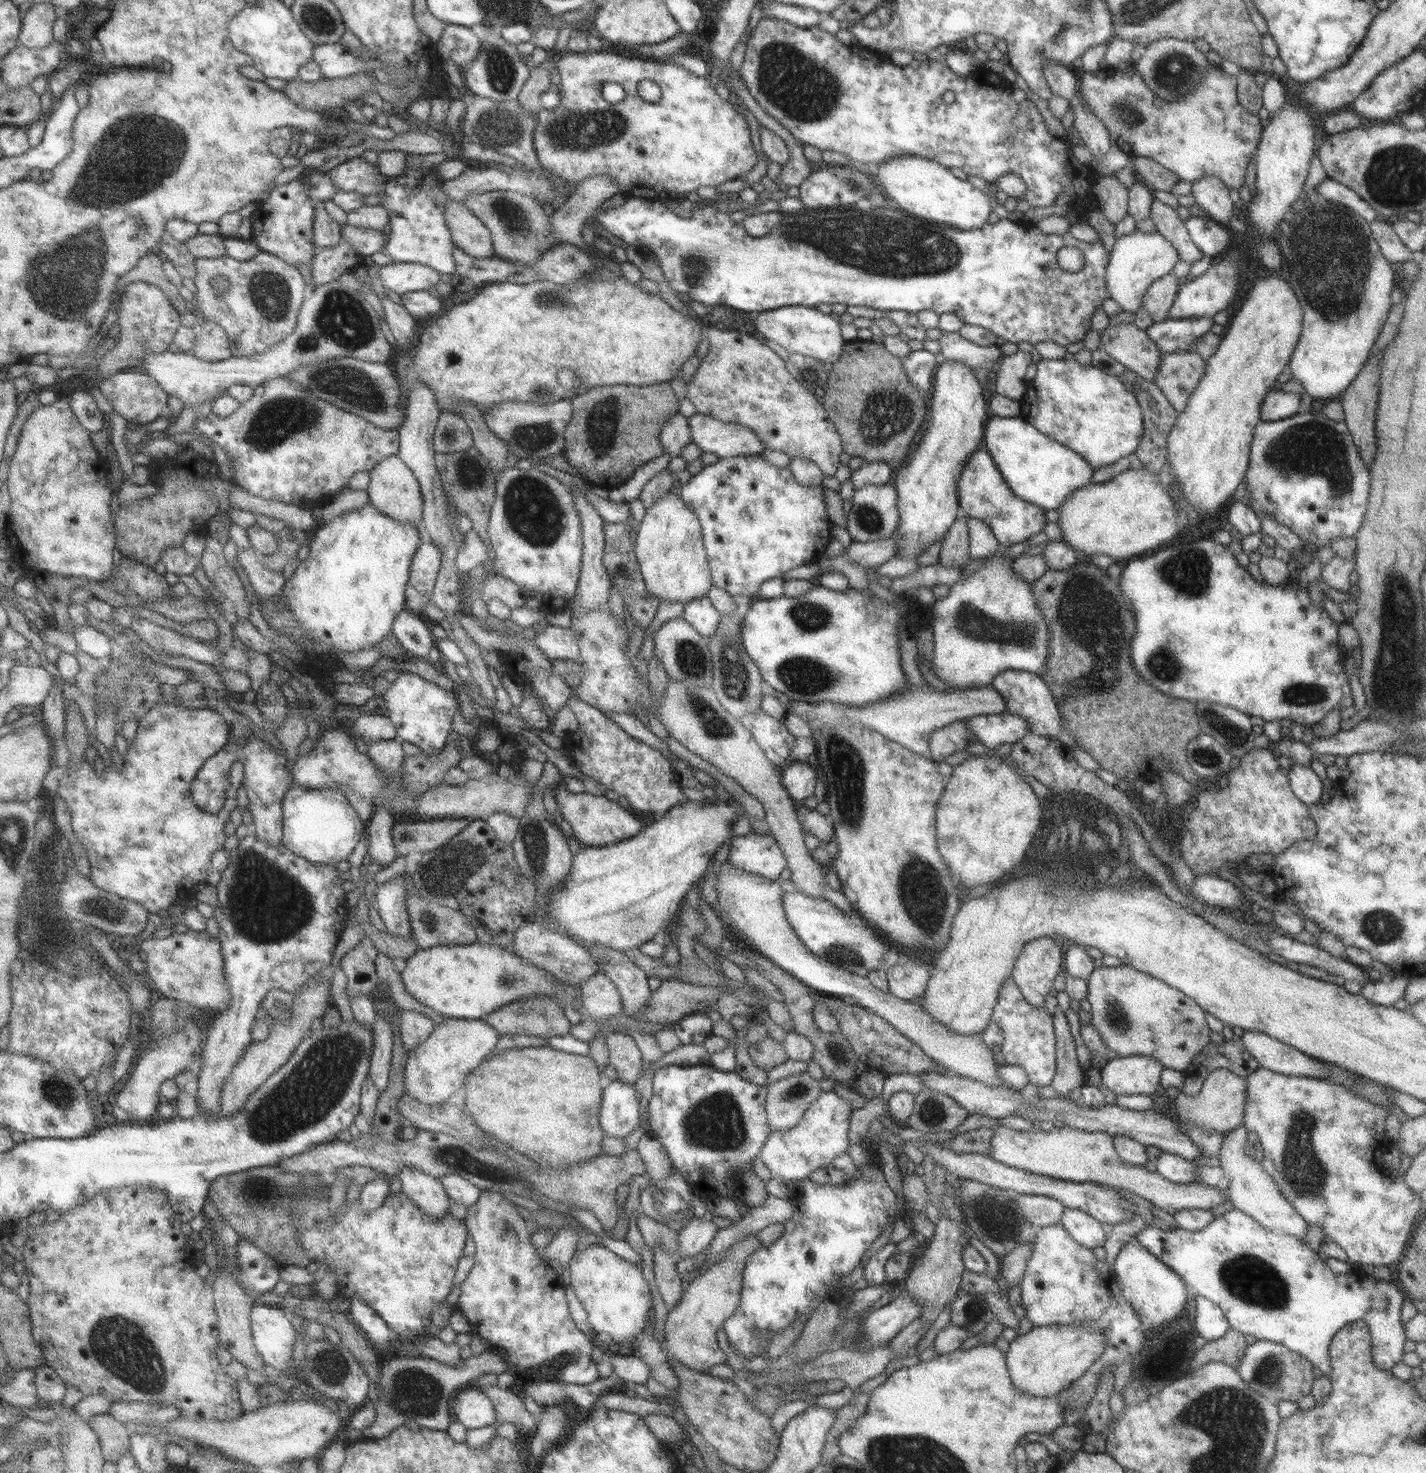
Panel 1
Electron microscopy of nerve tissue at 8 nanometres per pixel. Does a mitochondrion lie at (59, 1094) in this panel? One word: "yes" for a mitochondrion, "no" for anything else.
yes

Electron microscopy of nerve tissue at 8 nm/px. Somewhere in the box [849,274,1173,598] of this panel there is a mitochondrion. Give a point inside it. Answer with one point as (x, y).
(890, 413)

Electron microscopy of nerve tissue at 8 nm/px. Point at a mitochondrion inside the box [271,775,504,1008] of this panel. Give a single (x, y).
(442, 876)

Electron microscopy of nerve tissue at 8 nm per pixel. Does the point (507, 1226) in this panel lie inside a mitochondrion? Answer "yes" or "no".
yes

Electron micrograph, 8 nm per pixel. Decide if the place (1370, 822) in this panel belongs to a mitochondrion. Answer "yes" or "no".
no

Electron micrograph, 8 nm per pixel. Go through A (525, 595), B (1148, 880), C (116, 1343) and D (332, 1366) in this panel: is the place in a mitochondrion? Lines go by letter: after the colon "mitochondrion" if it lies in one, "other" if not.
A: other
B: other
C: mitochondrion
D: mitochondrion

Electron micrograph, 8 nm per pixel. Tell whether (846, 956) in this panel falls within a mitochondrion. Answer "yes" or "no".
yes

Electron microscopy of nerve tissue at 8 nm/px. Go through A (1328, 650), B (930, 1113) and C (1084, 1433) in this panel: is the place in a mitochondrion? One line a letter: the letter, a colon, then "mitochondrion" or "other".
A: other
B: mitochondrion
C: other

